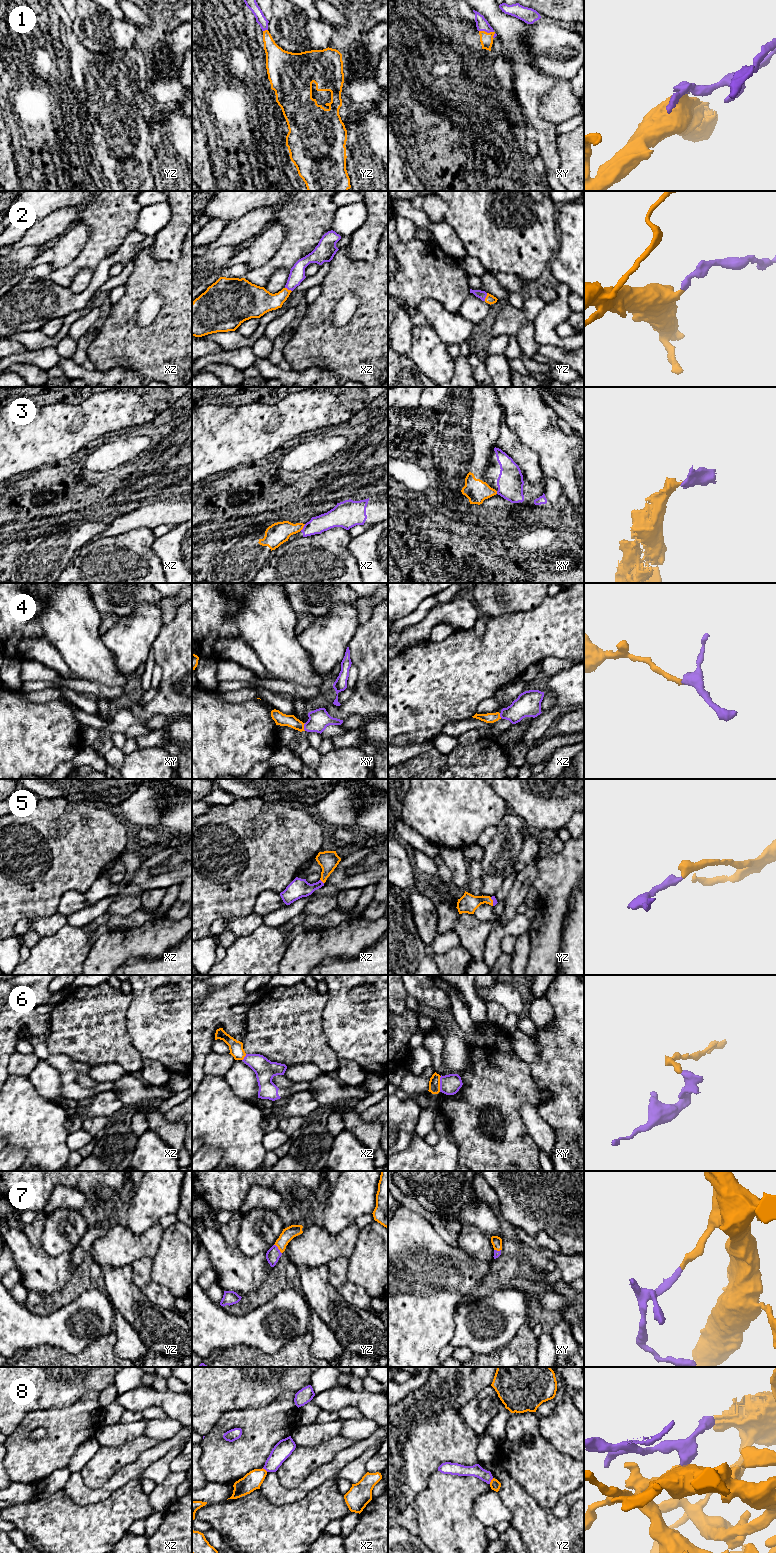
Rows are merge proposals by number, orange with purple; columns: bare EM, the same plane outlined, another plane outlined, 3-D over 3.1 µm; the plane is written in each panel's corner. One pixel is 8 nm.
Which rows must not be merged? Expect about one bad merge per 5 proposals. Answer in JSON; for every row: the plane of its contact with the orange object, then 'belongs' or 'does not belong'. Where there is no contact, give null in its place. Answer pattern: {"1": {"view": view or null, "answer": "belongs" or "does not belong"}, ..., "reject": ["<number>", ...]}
{"1": {"view": "xy", "answer": "belongs"}, "2": {"view": "yz", "answer": "belongs"}, "3": {"view": "xz", "answer": "does not belong"}, "4": {"view": "xy", "answer": "belongs"}, "5": {"view": "xz", "answer": "belongs"}, "6": {"view": "xy", "answer": "does not belong"}, "7": {"view": "yz", "answer": "belongs"}, "8": {"view": "yz", "answer": "does not belong"}, "reject": ["3", "6", "8"]}

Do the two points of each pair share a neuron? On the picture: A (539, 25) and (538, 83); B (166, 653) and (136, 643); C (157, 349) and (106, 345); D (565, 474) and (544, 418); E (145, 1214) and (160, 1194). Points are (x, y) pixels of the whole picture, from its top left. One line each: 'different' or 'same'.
A: different
B: different
C: same
D: same
E: same

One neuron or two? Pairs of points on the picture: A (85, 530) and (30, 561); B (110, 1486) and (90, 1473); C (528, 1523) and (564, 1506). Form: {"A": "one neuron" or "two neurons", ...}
{"A": "one neuron", "B": "two neurons", "C": "two neurons"}

